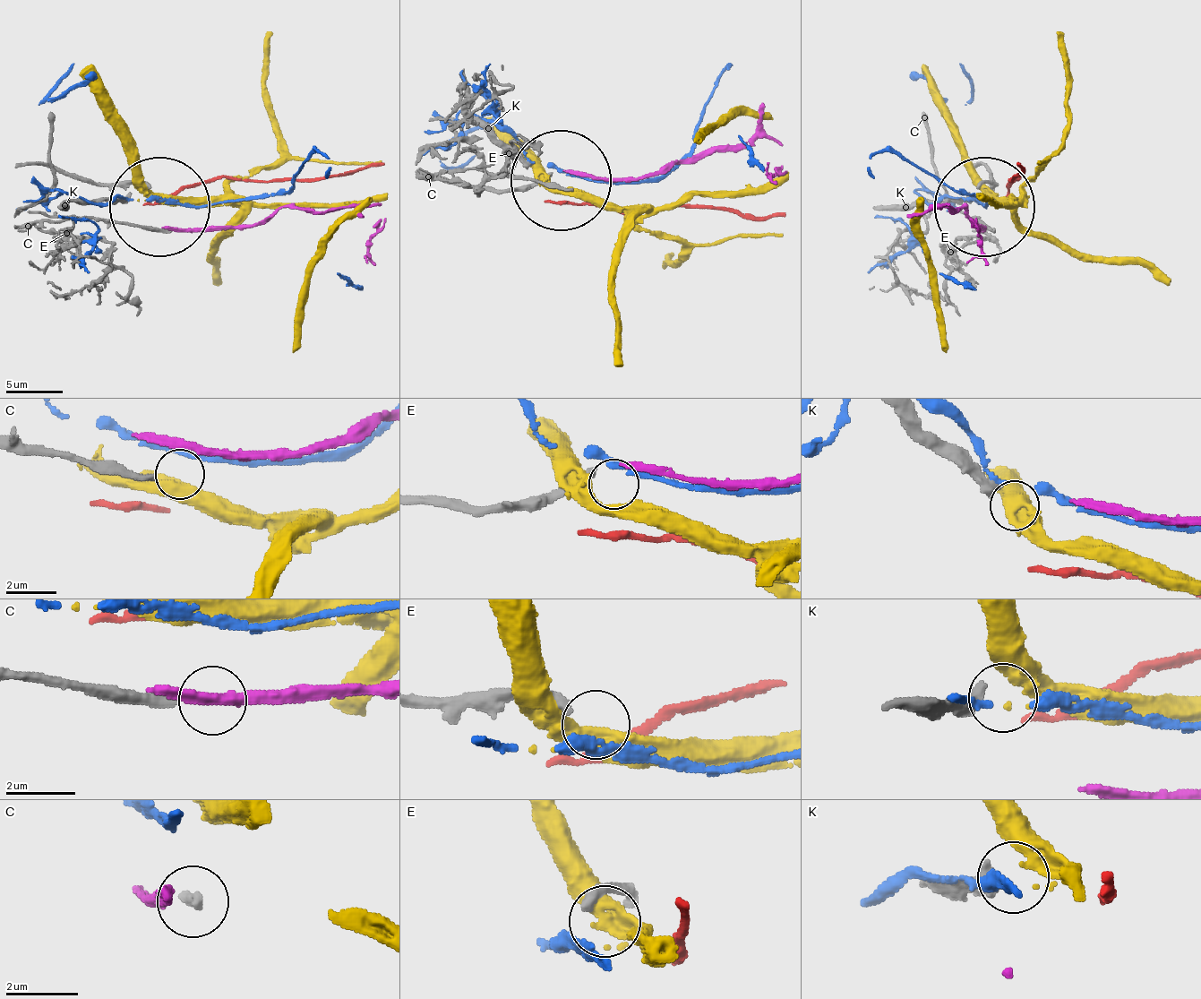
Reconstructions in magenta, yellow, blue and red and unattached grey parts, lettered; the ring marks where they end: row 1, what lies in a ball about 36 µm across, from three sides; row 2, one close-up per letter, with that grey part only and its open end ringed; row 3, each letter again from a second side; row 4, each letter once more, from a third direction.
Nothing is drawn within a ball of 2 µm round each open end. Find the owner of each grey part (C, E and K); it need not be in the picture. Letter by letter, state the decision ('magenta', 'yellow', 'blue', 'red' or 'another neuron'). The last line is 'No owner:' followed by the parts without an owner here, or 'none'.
C: another neuron
E: another neuron
K: yellow
No owner: C, E

